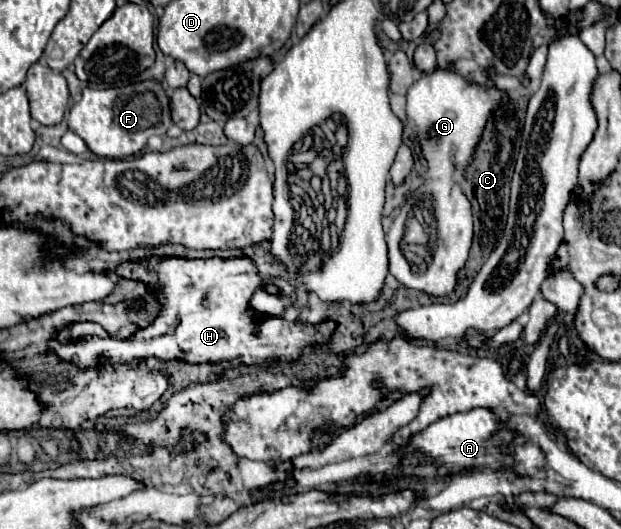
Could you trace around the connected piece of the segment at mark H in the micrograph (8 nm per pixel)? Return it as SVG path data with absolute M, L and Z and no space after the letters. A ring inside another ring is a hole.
M152 257L152 259L144 259L140 263L122 263L116 267L116 273L122 277L130 277L130 279L140 279L144 283L148 283L150 287L158 287L158 297L162 303L162 313L160 317L146 329L140 329L130 341L116 341L112 339L100 325L96 323L74 323L72 327L66 327L64 331L60 331L58 339L50 341L50 347L68 361L74 361L80 367L90 367L96 363L98 355L106 355L108 359L112 359L114 363L128 363L132 359L146 359L146 357L160 357L160 359L186 359L190 363L272 363L276 359L280 361L294 361L300 355L302 347L310 347L314 343L324 345L328 341L328 337L334 331L334 323L324 323L318 327L310 327L310 325L294 325L288 323L286 319L276 319L276 317L264 317L262 321L256 321L258 315L254 311L250 311L248 301L252 297L252 293L258 287L266 287L270 293L278 293L278 289L270 283L266 283L264 279L260 279L254 273L254 265L250 259L246 257L238 257L238 259L164 259L164 257Z

